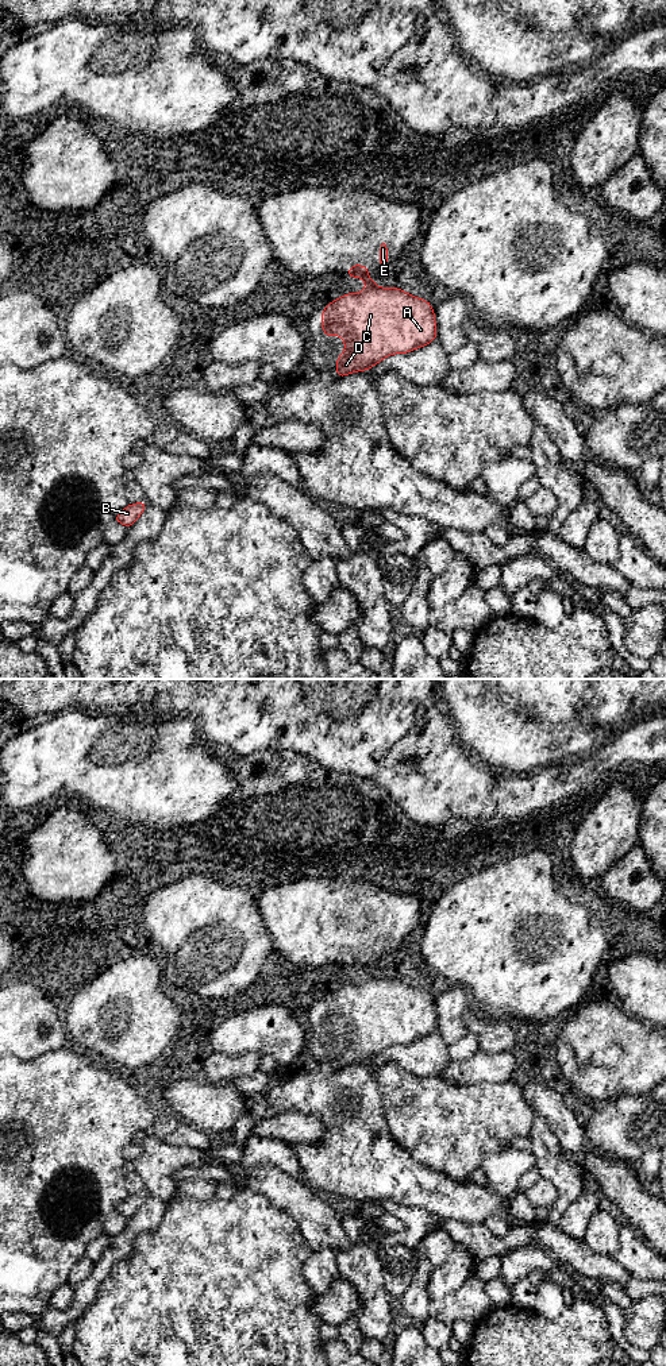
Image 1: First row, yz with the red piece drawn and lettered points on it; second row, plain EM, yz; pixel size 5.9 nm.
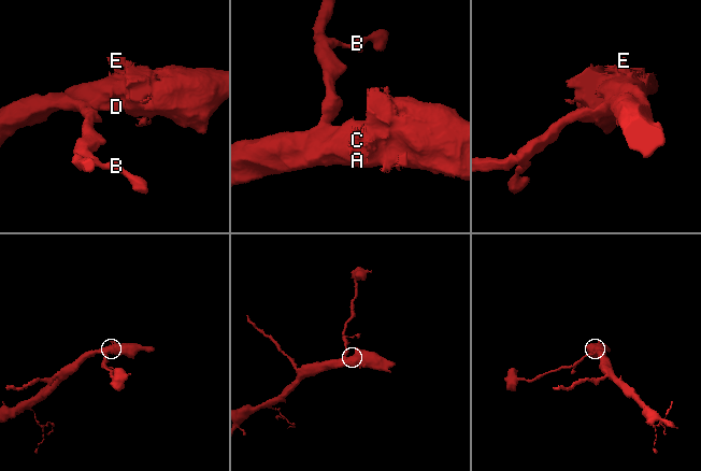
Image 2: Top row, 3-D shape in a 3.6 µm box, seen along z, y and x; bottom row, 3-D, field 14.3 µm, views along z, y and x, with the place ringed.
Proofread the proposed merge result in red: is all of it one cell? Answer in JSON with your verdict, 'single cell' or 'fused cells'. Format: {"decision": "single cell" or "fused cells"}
{"decision": "single cell"}

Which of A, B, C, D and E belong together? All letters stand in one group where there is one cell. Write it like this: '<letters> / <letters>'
A B C D E

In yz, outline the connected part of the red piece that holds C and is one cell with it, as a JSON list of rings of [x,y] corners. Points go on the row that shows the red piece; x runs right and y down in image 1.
[[[353,263],[344,275],[361,277],[366,289],[331,301],[322,312],[323,333],[344,337],[336,378],[370,370],[389,355],[411,352],[438,337],[428,301],[399,288],[377,288],[369,278],[369,266]]]

